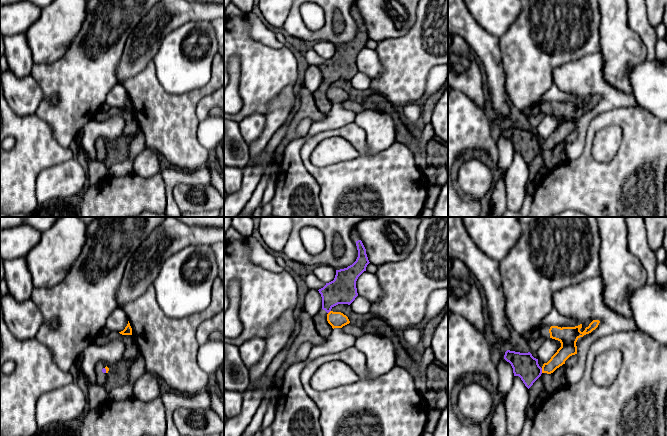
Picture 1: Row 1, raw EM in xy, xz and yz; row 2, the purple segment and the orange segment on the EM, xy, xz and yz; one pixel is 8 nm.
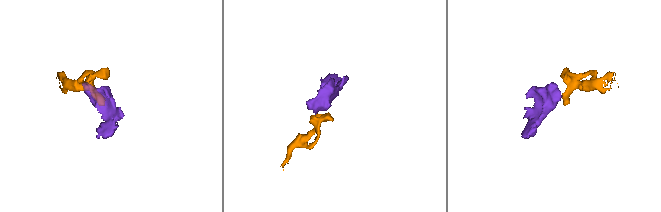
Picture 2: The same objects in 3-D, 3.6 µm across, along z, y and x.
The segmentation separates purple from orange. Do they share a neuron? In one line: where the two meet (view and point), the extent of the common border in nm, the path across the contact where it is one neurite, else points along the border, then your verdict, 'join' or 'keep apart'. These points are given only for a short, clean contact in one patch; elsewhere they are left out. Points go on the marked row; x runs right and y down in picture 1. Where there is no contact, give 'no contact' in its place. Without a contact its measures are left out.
contact yz (541, 370); length 40 nm; border yz (541, 368), (542, 372); keep apart

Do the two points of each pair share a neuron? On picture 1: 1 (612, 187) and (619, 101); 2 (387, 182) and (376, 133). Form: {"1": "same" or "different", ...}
{"1": "different", "2": "different"}

